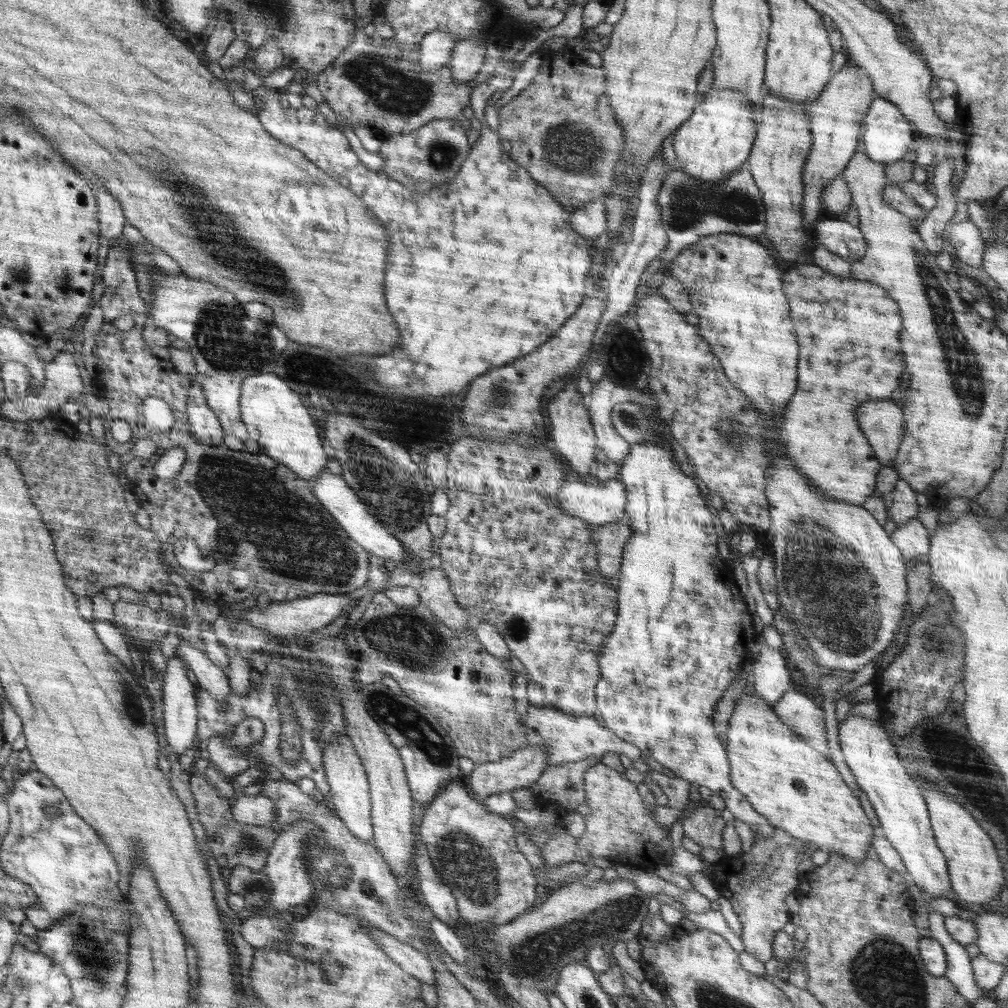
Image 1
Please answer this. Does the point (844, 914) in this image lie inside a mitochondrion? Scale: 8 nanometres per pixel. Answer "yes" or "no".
no

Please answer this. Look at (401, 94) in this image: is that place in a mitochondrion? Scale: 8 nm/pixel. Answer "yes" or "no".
yes

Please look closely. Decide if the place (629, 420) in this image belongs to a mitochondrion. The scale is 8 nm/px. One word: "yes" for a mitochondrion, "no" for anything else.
yes

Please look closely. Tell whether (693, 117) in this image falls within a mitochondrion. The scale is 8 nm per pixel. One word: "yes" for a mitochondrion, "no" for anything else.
no

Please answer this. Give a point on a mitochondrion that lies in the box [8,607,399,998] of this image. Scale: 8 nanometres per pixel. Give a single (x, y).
(96, 962)

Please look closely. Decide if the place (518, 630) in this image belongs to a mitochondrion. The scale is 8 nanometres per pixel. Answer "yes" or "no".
no

